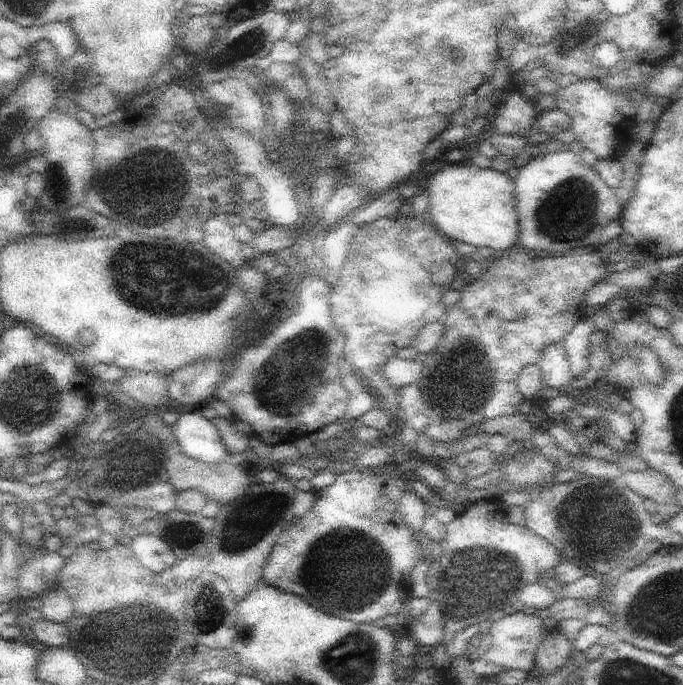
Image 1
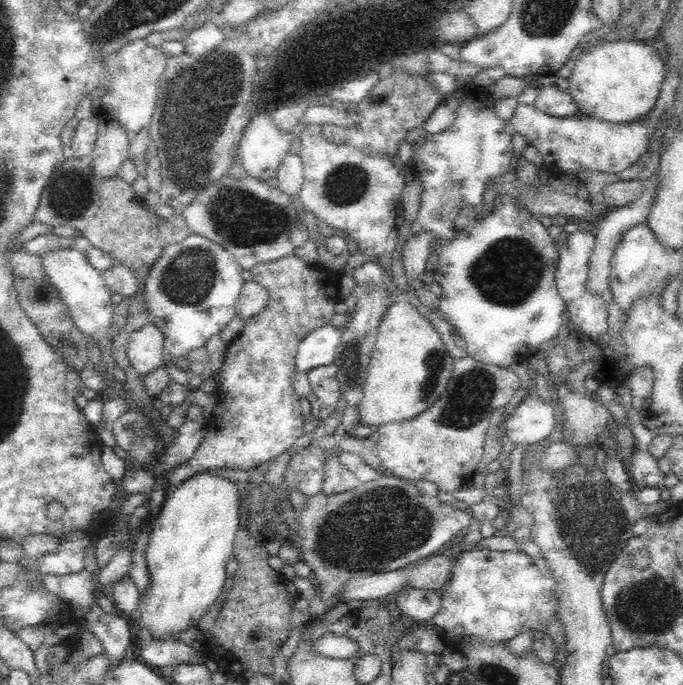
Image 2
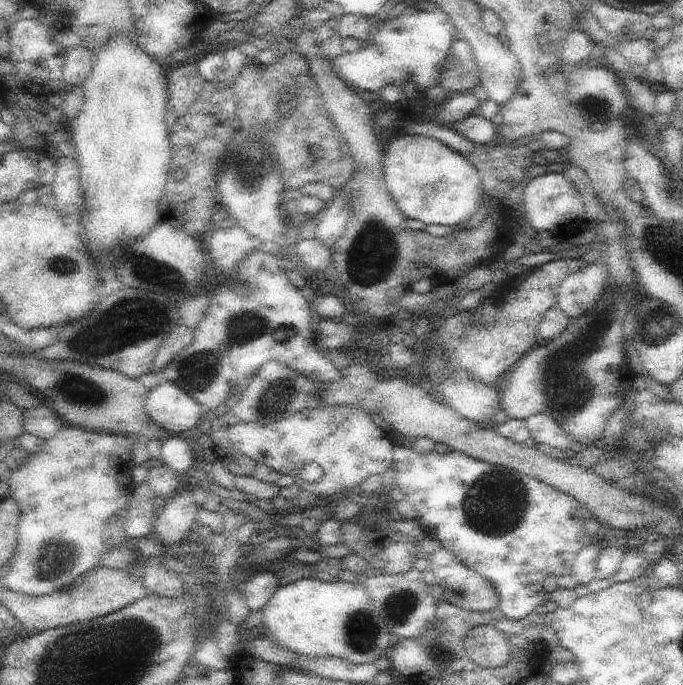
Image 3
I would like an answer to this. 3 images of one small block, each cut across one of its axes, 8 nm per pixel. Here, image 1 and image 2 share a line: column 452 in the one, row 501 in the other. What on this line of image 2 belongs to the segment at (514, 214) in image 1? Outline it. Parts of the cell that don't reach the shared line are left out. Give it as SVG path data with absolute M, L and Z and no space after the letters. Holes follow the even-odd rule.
M196 474L194 478L180 484L162 504L160 514L152 520L152 532L146 546L146 566L150 574L148 590L142 594L130 576L124 576L120 582L114 582L108 588L108 596L112 598L114 606L126 612L126 620L140 622L140 634L148 630L154 640L176 638L178 634L186 632L188 628L196 626L194 622L200 620L210 606L214 606L218 594L224 588L226 576L226 562L234 554L234 540L236 532L240 530L240 500L242 500L242 486L236 480L228 480L218 474Z

